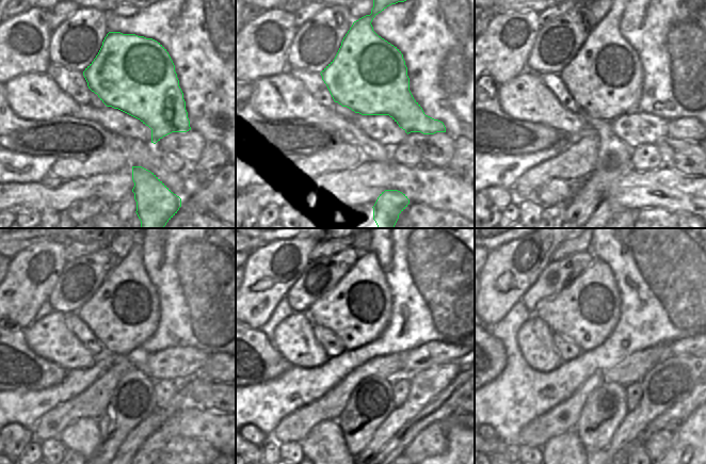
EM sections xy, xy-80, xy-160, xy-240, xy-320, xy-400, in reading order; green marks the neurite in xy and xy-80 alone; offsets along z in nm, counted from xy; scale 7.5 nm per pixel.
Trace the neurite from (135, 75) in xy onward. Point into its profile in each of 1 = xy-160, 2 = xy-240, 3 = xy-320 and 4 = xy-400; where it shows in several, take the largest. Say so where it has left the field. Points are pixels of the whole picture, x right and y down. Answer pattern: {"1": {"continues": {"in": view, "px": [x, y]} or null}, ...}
{"1": {"continues": {"in": "xy-160", "px": [605, 78]}}, "2": {"continues": {"in": "xy-240", "px": [124, 313]}}, "3": {"continues": {"in": "xy-320", "px": [357, 309]}}, "4": {"continues": {"in": "xy-400", "px": [586, 312]}}}

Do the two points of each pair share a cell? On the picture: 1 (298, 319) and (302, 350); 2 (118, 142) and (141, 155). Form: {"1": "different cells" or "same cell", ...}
{"1": "same cell", "2": "same cell"}

